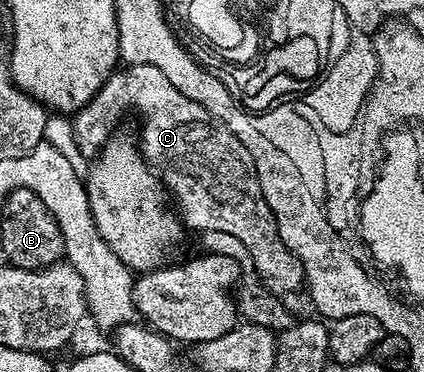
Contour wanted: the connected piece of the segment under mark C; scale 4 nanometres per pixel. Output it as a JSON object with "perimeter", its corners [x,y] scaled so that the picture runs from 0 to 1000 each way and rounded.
{"perimeter":[[[328,167],[281,180],[252,210],[245,231],[236,231],[231,250],[186,301],[172,304],[179,390],[196,414],[205,425],[229,419],[252,376],[271,363],[276,344],[269,341],[285,328],[288,301],[302,298],[304,290],[318,290],[328,317],[335,320],[335,376],[330,366],[335,422],[373,465],[425,573],[432,605],[441,616],[460,613],[460,626],[467,629],[495,618],[524,618],[547,629],[561,648],[575,651],[578,669],[594,683],[597,707],[590,720],[597,739],[649,796],[675,801],[682,785],[698,782],[703,772],[710,777],[722,739],[710,704],[670,661],[660,640],[642,565],[632,543],[623,543],[594,414],[571,390],[566,371],[557,371],[557,360],[531,344],[493,296],[434,263],[434,253],[415,242],[408,212],[387,202],[380,188],[368,188],[368,177]]]}

